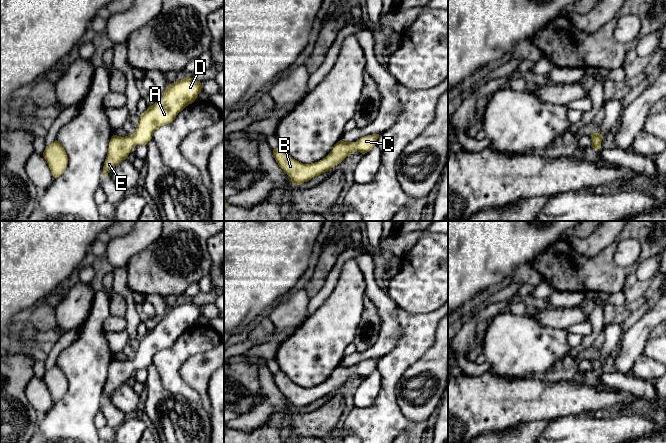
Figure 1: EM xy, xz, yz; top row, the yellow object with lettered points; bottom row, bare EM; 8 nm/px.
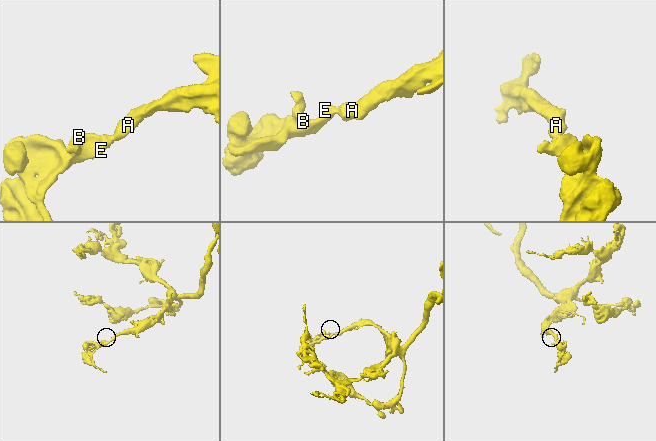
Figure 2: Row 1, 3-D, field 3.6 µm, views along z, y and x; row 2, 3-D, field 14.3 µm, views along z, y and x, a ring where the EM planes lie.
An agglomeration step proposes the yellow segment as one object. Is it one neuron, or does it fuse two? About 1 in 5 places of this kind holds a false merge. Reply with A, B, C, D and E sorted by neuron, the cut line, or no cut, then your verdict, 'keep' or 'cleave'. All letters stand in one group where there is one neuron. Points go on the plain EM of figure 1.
A B C D E | no cut | keep

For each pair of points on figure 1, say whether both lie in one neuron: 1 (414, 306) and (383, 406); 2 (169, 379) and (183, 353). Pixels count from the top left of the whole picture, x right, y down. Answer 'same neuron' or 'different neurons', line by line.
1: different neurons
2: same neuron

